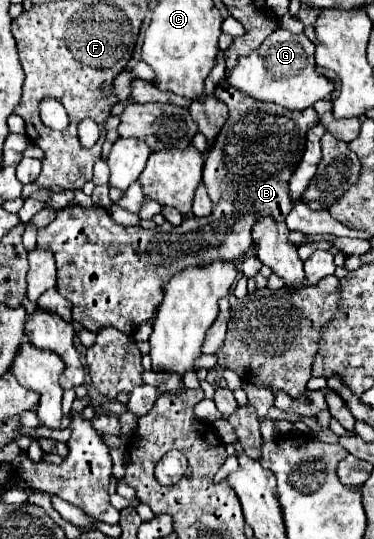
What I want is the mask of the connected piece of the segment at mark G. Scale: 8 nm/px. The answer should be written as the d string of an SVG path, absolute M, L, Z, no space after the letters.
M278 27L256 51L240 57L228 75L228 83L254 99L298 111L312 107L334 91L334 83L316 71L314 43L306 35L294 35L284 27Z

